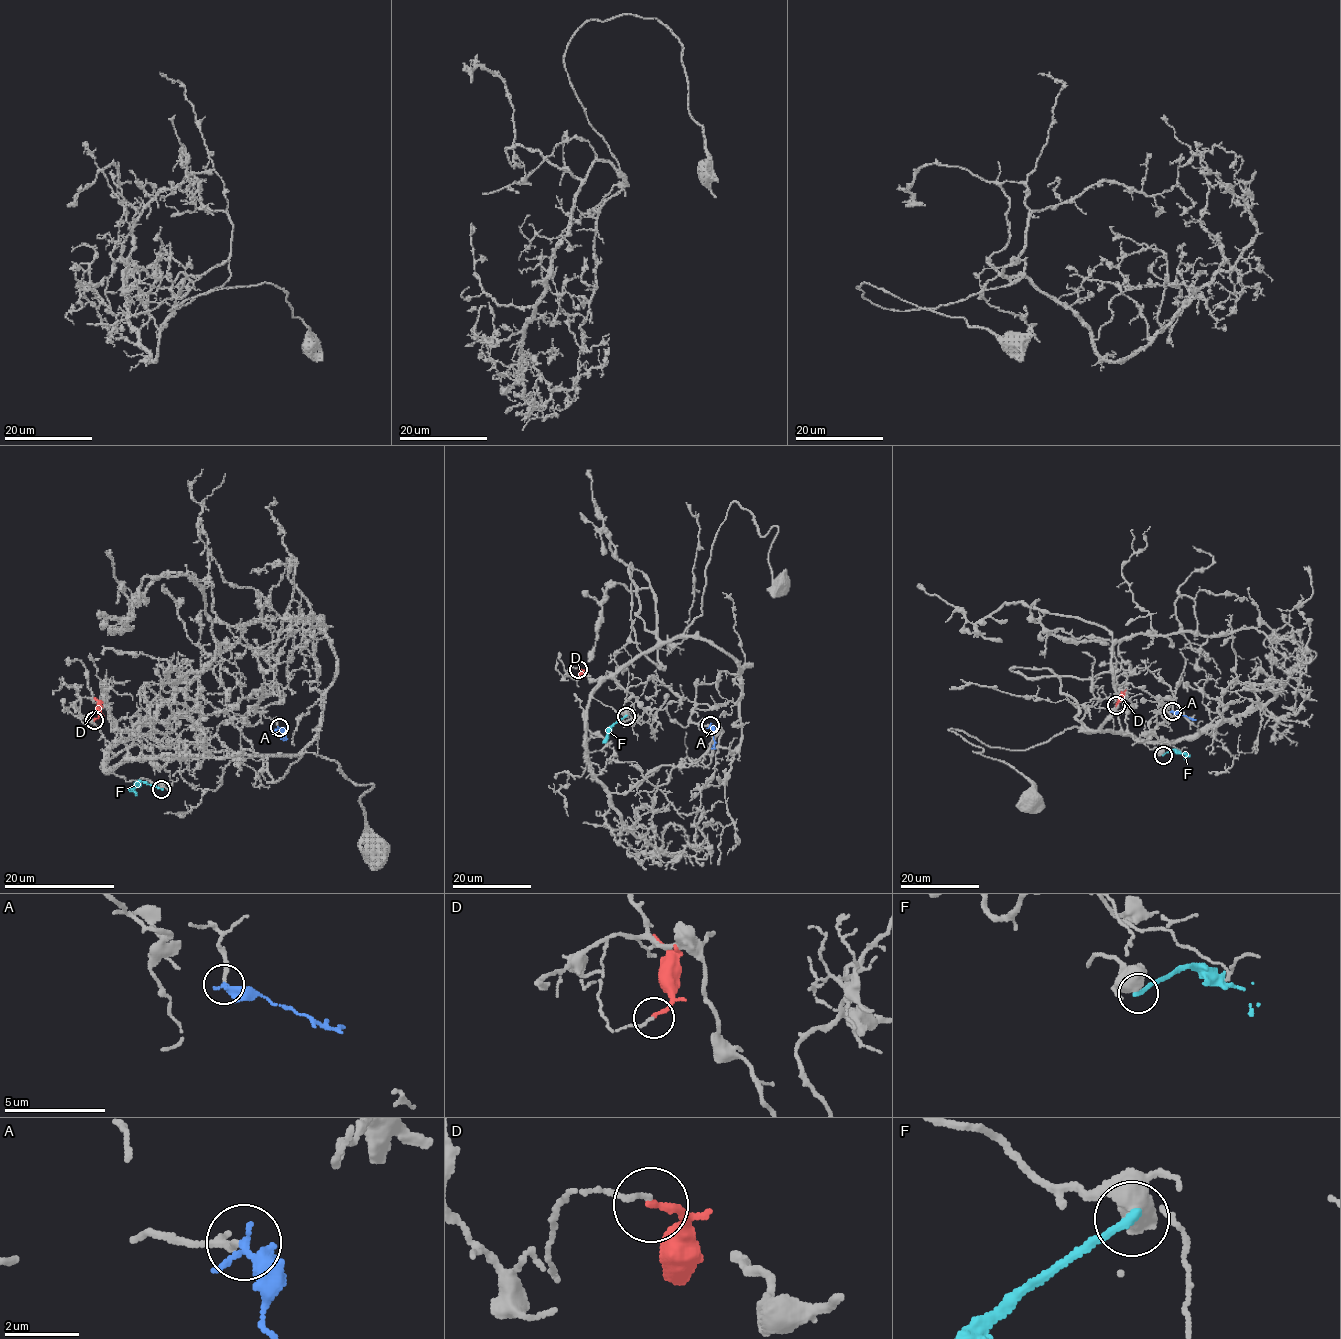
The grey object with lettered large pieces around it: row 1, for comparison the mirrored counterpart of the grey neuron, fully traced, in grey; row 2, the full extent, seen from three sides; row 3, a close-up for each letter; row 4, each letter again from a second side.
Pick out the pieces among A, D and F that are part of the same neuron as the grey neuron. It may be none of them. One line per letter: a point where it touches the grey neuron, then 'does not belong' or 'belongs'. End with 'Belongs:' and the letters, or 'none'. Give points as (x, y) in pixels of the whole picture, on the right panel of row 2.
A: meets grey at (1172, 711); belongs
D: meets grey at (1116, 705); does not belong
F: meets grey at (1163, 755); does not belong
Belongs: A

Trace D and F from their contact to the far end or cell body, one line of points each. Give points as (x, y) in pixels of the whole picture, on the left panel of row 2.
D: (94, 719), (98, 716), (98, 701), (94, 697)
F: (161, 788), (141, 781), (128, 788)

